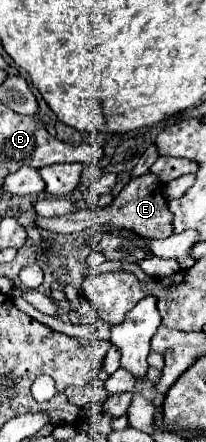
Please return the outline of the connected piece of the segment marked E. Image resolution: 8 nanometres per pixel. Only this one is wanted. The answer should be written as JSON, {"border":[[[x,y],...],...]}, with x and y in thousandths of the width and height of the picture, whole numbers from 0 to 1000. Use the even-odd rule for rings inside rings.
{"border":[[[738,389],[670,398],[670,403],[641,403],[583,430],[583,439],[505,471],[476,471],[476,475],[408,471],[408,475],[379,475],[340,489],[291,489],[291,493],[194,493],[184,489],[175,502],[184,502],[184,511],[252,520],[252,525],[291,525],[291,529],[388,529],[388,525],[417,525],[456,511],[612,516],[612,520],[641,520],[699,538],[816,538],[835,529],[835,484],[806,466],[806,448],[796,448],[796,412]]]}

